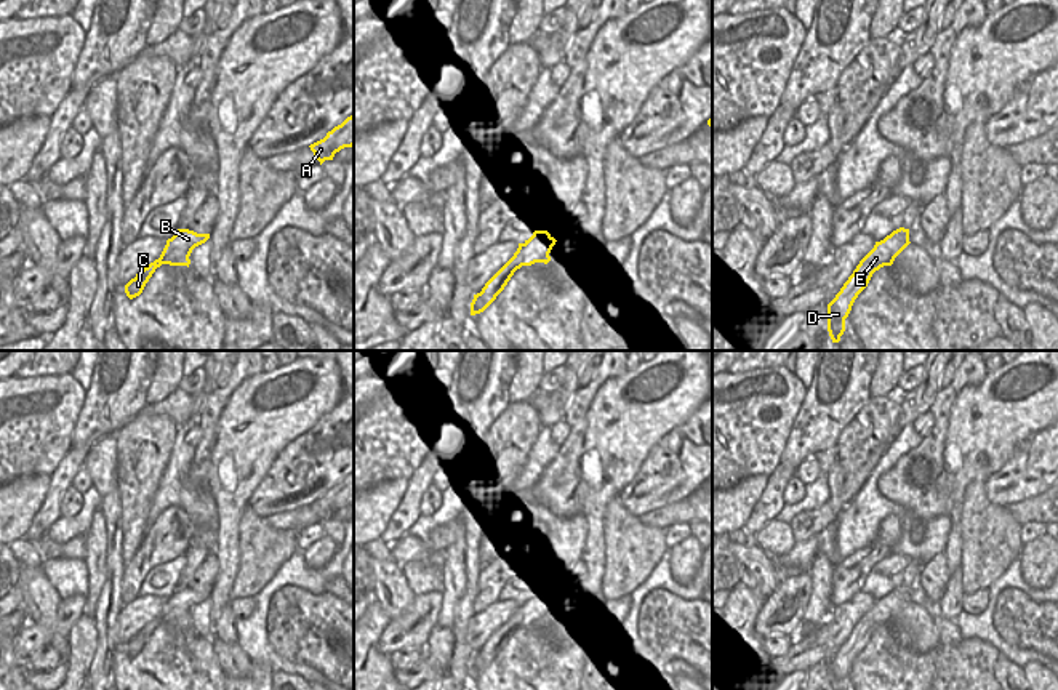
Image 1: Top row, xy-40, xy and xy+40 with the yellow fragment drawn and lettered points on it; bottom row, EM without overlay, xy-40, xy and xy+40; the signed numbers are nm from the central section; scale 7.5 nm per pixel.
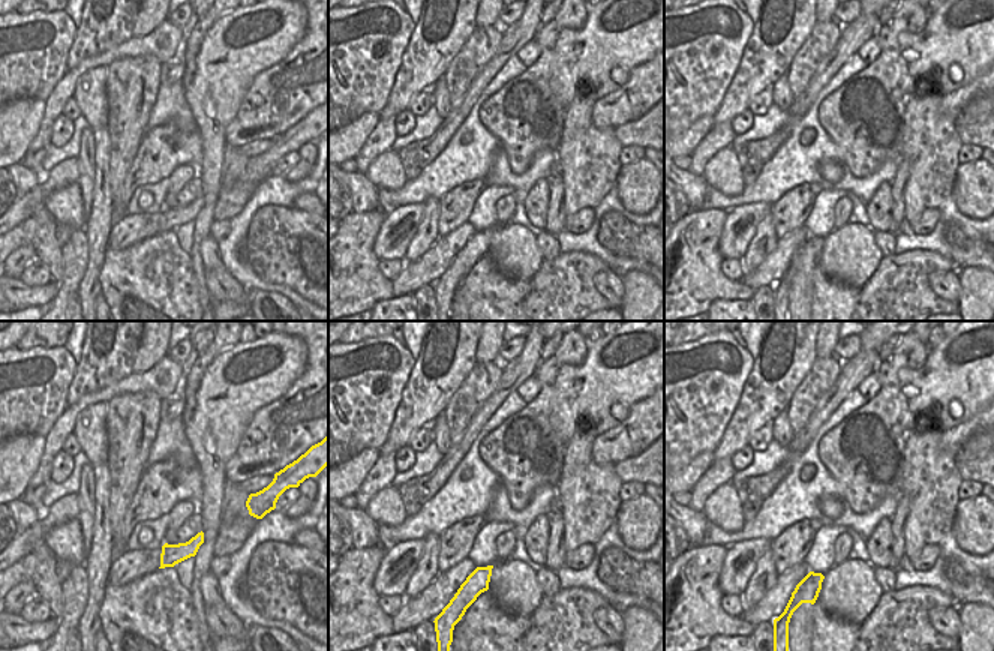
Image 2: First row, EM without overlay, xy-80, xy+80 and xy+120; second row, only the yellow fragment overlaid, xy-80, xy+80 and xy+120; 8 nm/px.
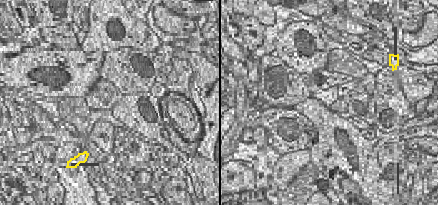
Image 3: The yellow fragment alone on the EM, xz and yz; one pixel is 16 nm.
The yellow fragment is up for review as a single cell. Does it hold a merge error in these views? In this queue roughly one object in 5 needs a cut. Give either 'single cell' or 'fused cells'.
single cell

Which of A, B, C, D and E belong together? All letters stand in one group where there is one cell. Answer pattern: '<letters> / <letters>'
A B C D E

